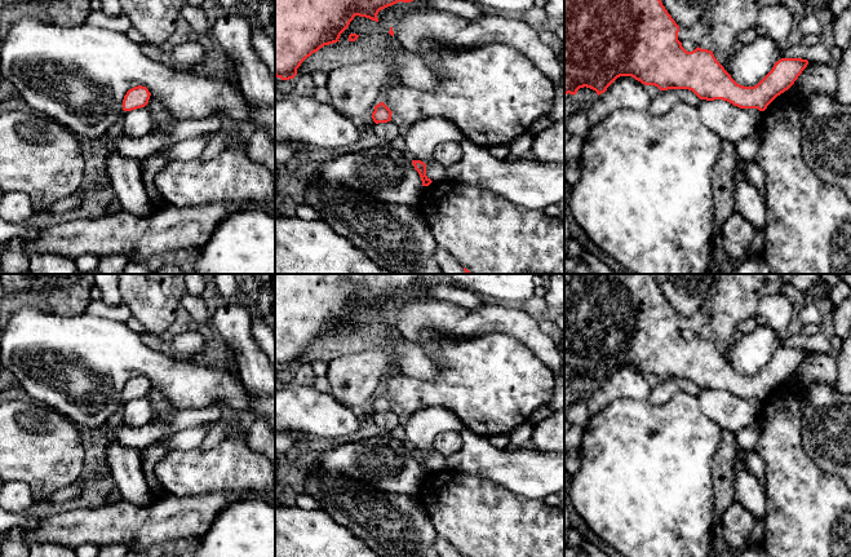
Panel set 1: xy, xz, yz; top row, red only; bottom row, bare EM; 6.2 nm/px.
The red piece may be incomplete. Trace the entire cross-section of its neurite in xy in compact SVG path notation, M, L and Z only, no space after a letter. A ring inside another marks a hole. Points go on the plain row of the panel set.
M142 375L129 379L123 389L123 399L132 401L145 397L149 393L150 385L149 379Z

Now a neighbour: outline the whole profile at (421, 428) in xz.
M427 407L408 416L404 426L405 443L411 450L426 454L426 465L433 472L446 470L447 457L434 450L434 439L447 430L464 430L461 420L449 410Z

